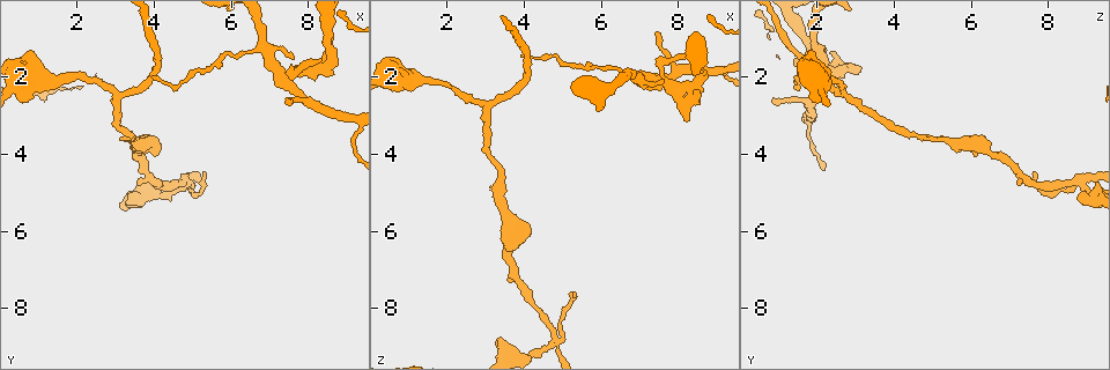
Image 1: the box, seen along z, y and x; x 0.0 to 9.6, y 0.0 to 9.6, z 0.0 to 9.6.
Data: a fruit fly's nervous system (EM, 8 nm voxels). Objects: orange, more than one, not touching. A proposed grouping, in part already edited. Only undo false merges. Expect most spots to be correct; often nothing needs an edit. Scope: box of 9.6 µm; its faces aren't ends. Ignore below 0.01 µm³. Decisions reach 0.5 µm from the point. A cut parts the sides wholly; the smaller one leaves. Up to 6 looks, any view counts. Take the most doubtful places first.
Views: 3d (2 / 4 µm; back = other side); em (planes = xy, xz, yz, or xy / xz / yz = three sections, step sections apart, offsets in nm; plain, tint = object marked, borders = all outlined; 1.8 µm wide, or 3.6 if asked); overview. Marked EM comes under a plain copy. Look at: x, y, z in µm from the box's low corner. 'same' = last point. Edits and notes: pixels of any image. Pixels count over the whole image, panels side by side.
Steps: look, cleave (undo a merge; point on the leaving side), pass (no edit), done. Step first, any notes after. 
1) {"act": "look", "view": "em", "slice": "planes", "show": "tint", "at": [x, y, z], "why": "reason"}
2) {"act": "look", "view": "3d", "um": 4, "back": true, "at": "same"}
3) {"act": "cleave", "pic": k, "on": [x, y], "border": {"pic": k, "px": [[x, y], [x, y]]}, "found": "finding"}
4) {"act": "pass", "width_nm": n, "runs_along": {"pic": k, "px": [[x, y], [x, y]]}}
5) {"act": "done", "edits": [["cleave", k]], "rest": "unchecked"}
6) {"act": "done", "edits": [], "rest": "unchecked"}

{"act": "look", "view": "3d", "um": 4, "at": [4.85, 4.75, 8.85], "why": "abrupt turn"}

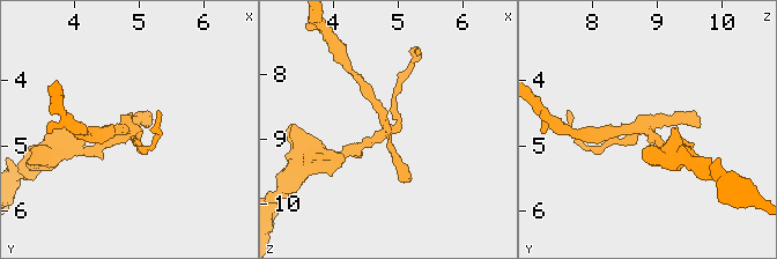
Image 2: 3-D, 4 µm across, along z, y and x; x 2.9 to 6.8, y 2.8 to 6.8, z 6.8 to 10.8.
{"act": "look", "view": "em", "slice": "planes", "show": "tint", "at": [4.80, 4.70, 8.85]}

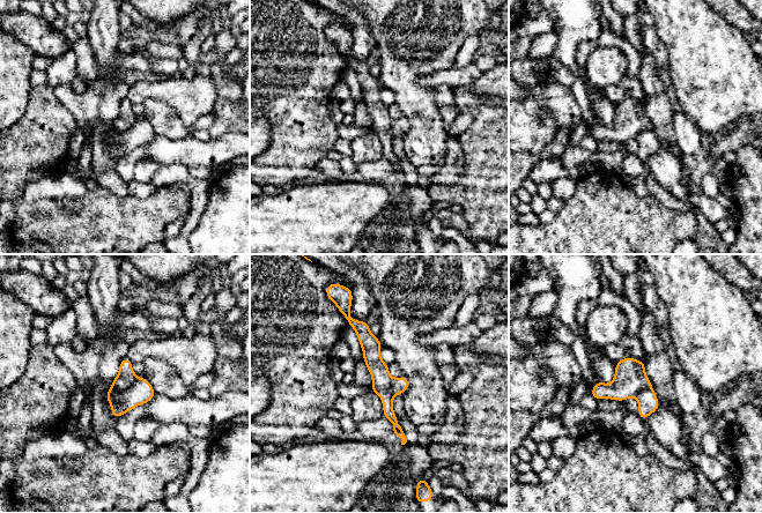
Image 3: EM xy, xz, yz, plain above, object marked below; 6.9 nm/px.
{"act": "cleave", "pic": 3, "on": [141, 392], "border": {"pic": 3, "px": [[137, 379], [123, 391], [112, 386]]}, "found": "two neurons meet here"}

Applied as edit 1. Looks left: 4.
{"act": "look", "view": "3d", "um": 2, "at": [8.30, 1.70, 2.25], "why": "abrupt turn"}

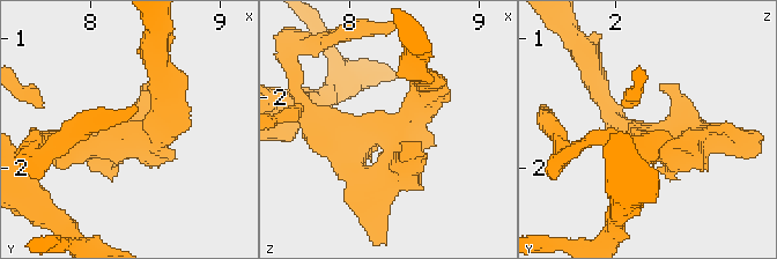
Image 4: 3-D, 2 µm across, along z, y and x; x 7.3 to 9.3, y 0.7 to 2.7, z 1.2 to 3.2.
{"act": "look", "view": "em", "slice": "yz", "step": 16, "show": "tint", "at": [8.32, 1.76, 2.22]}

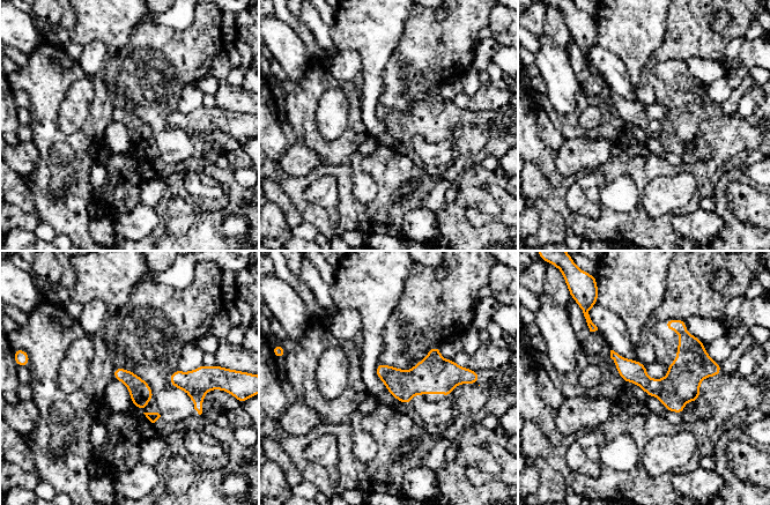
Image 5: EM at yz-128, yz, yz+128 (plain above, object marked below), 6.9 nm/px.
{"act": "look", "view": "em", "slice": "planes", "show": "tint", "at": "same"}

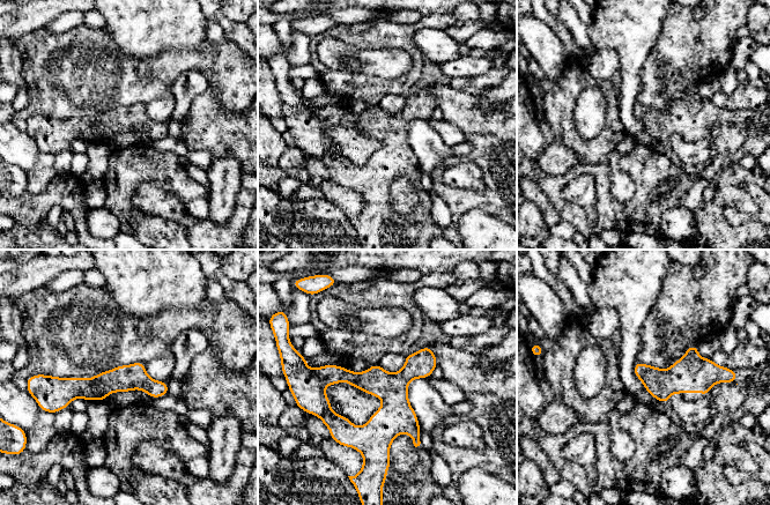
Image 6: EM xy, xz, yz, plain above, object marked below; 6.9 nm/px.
{"act": "pass", "runs_along": {"pic": 6, "px": [[318, 373], [372, 381], [416, 442]]}, "found": "one neuron here"}

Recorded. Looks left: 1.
{"act": "done", "edits": [["cleave", 3]], "rest": "unchecked"}

